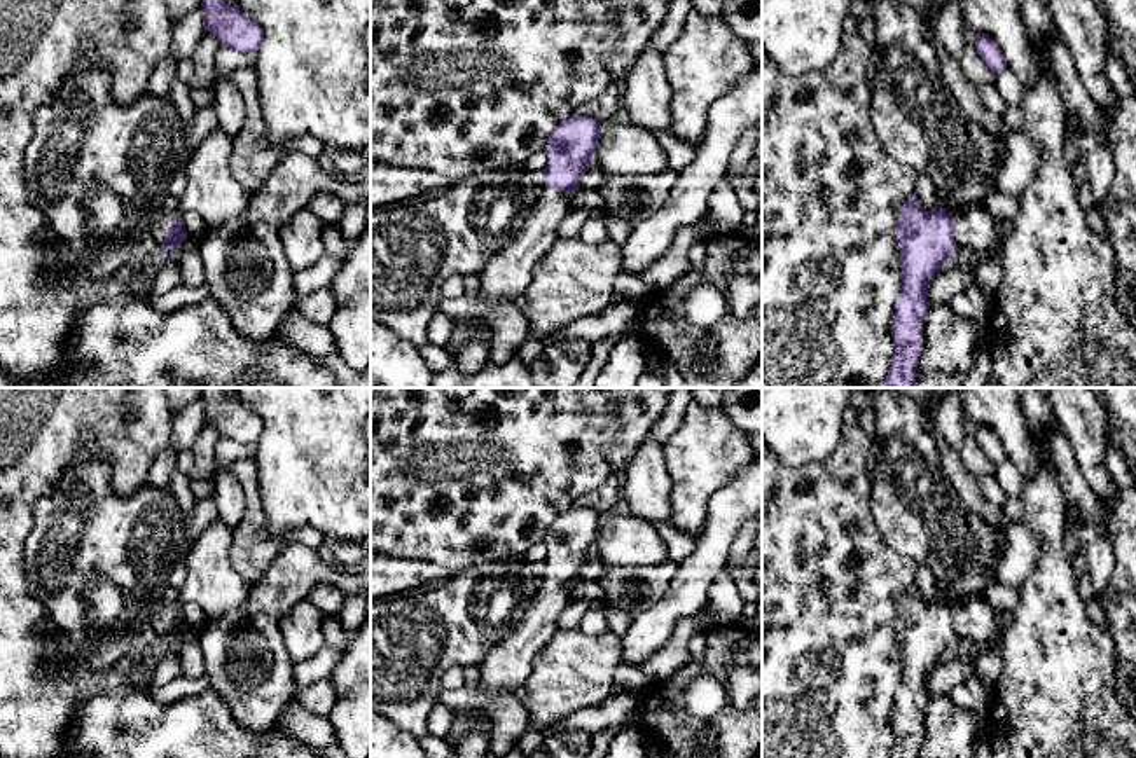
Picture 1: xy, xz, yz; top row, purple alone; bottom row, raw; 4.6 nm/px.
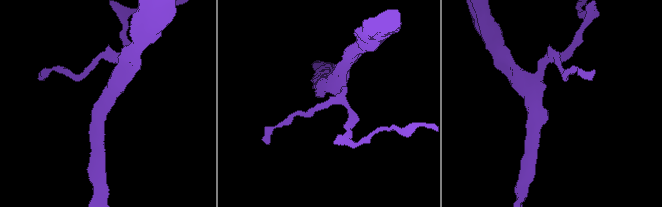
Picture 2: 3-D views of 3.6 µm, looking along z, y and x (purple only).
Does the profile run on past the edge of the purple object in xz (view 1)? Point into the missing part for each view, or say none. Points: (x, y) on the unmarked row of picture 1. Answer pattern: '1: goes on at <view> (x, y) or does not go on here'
1: goes on at xz (507, 666)

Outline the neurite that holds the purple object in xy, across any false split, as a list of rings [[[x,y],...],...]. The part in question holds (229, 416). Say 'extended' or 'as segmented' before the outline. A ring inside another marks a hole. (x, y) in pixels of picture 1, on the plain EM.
as segmented; [[[204,388],[204,423],[213,424],[220,437],[257,445],[264,423],[259,414],[245,407],[236,396],[229,398],[220,388]]]

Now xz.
extended; [[[589,506],[565,510],[545,536],[547,571],[535,597],[509,637],[496,643],[481,662],[484,692],[514,695],[524,686],[537,653],[558,631],[558,617],[570,604],[568,585],[578,582],[594,550],[601,515]]]

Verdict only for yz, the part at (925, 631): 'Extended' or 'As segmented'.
Extended

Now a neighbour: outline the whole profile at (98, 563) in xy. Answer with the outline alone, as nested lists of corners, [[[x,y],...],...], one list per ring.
[[[86,435],[58,487],[37,500],[35,524],[24,548],[28,592],[42,603],[54,629],[68,639],[77,664],[96,672],[112,671],[121,658],[159,644],[161,637],[150,618],[163,606],[171,569],[185,554],[184,517],[171,491],[157,489],[147,480],[133,496],[121,498],[110,475],[112,465],[103,458],[98,438]]]

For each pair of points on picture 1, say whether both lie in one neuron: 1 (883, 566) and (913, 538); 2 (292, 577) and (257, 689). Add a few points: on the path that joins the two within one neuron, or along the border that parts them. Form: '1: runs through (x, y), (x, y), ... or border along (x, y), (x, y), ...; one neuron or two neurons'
1: border along (874, 519), (878, 535), (916, 566); two neurons
2: runs through (266, 605), (264, 661); one neuron

